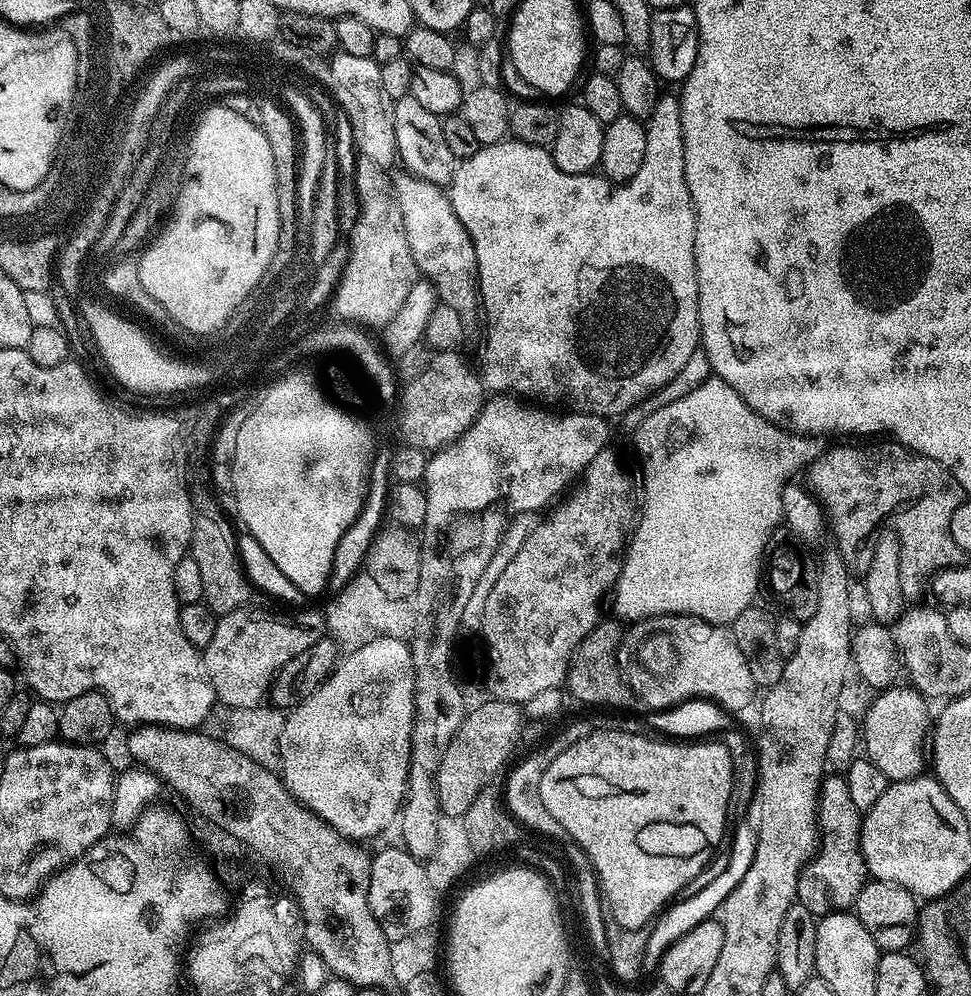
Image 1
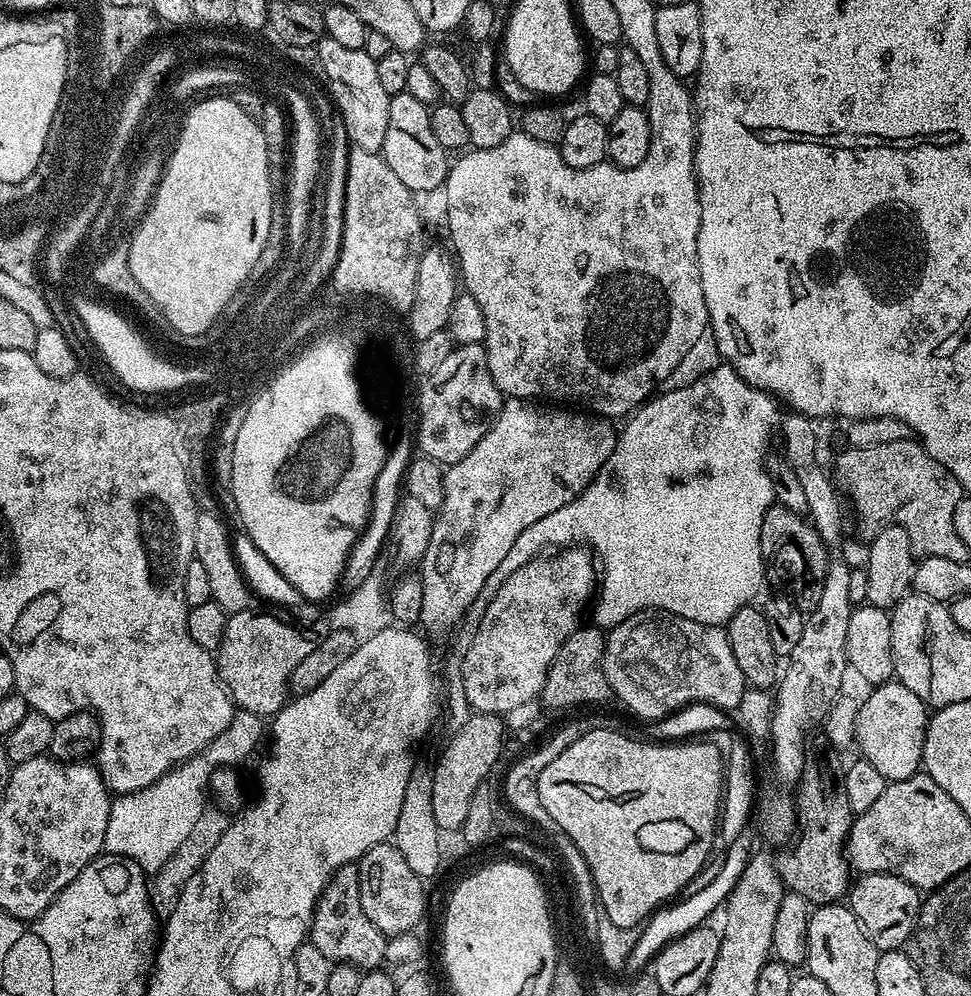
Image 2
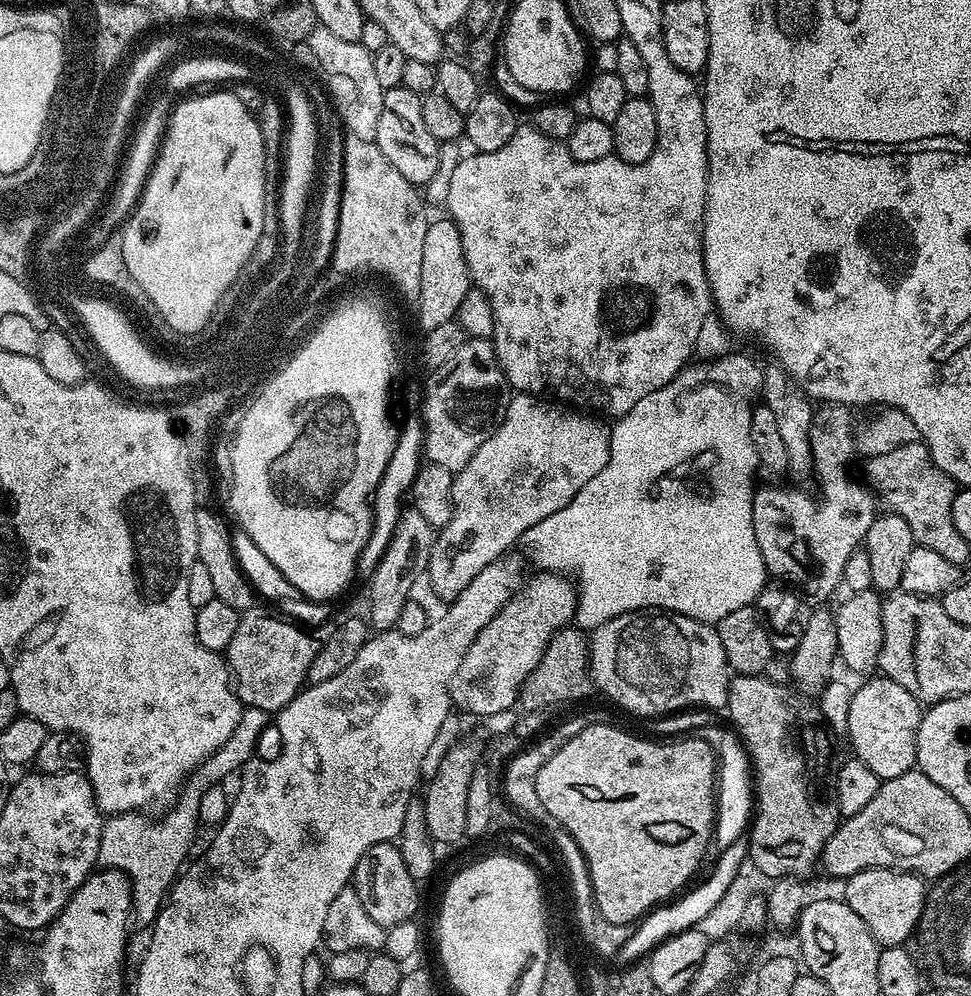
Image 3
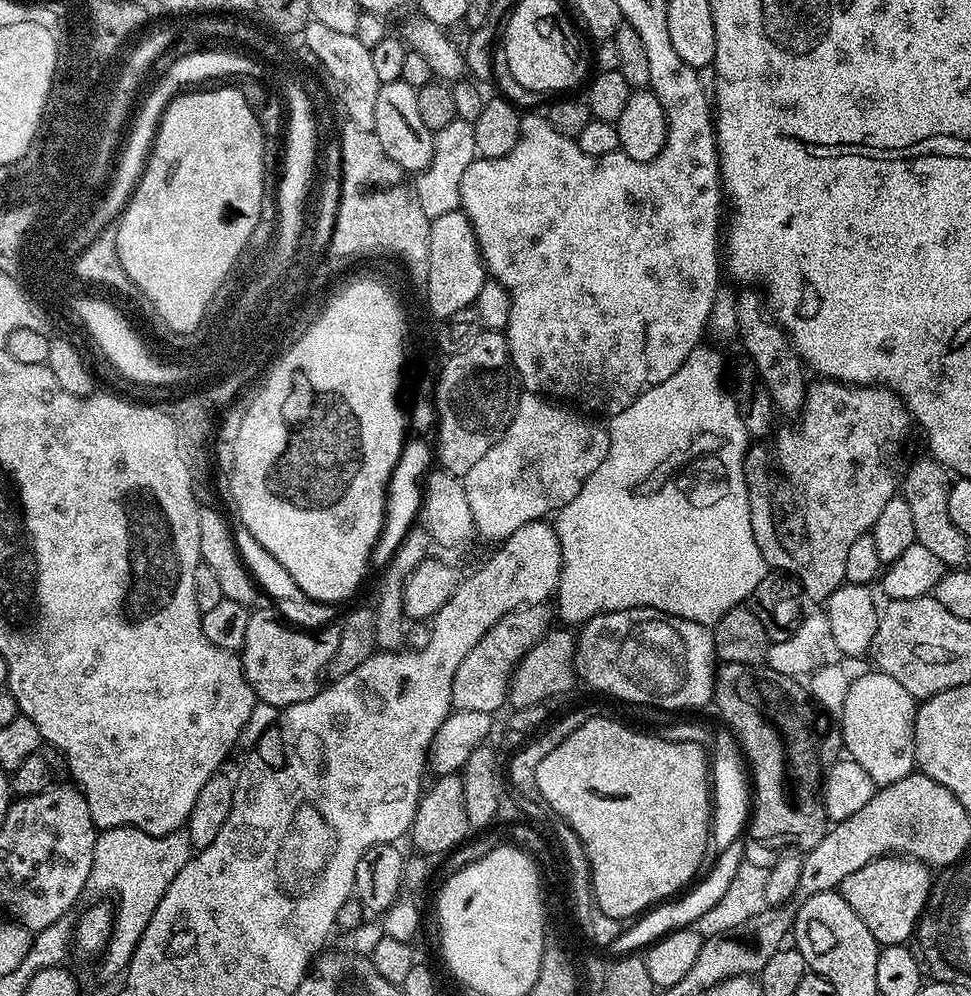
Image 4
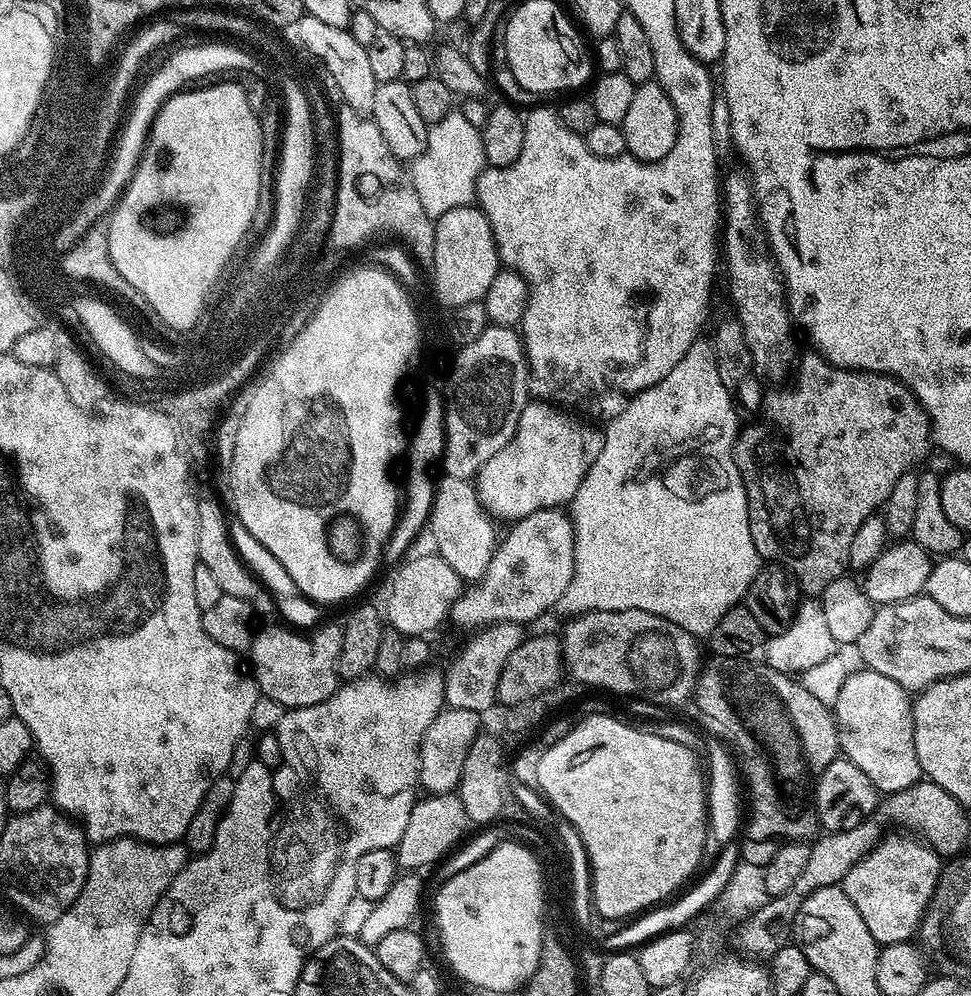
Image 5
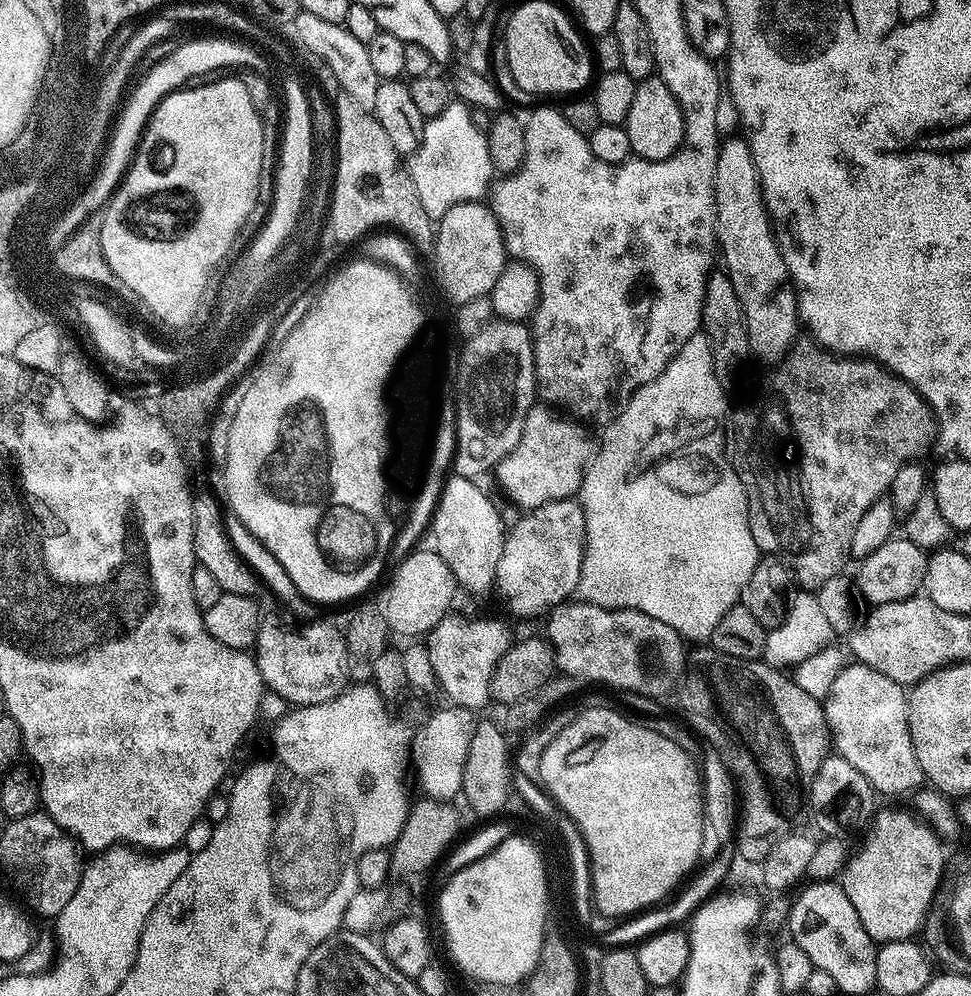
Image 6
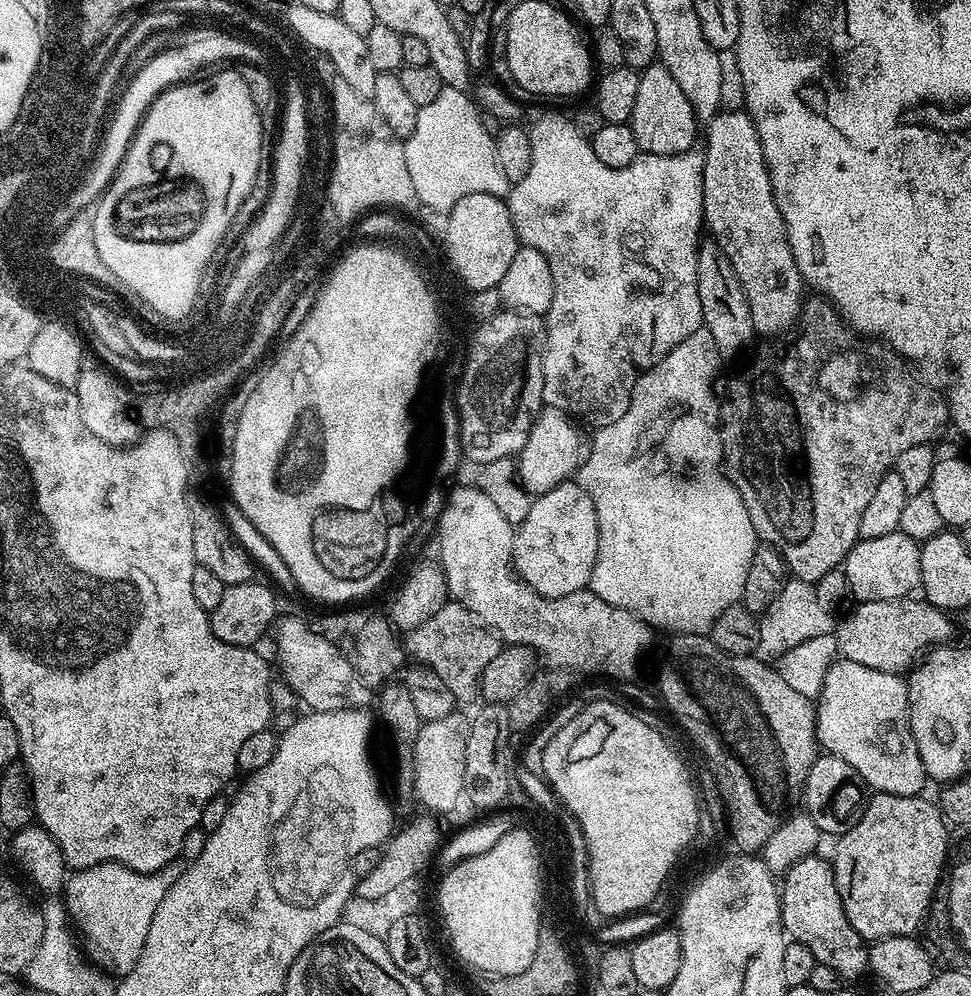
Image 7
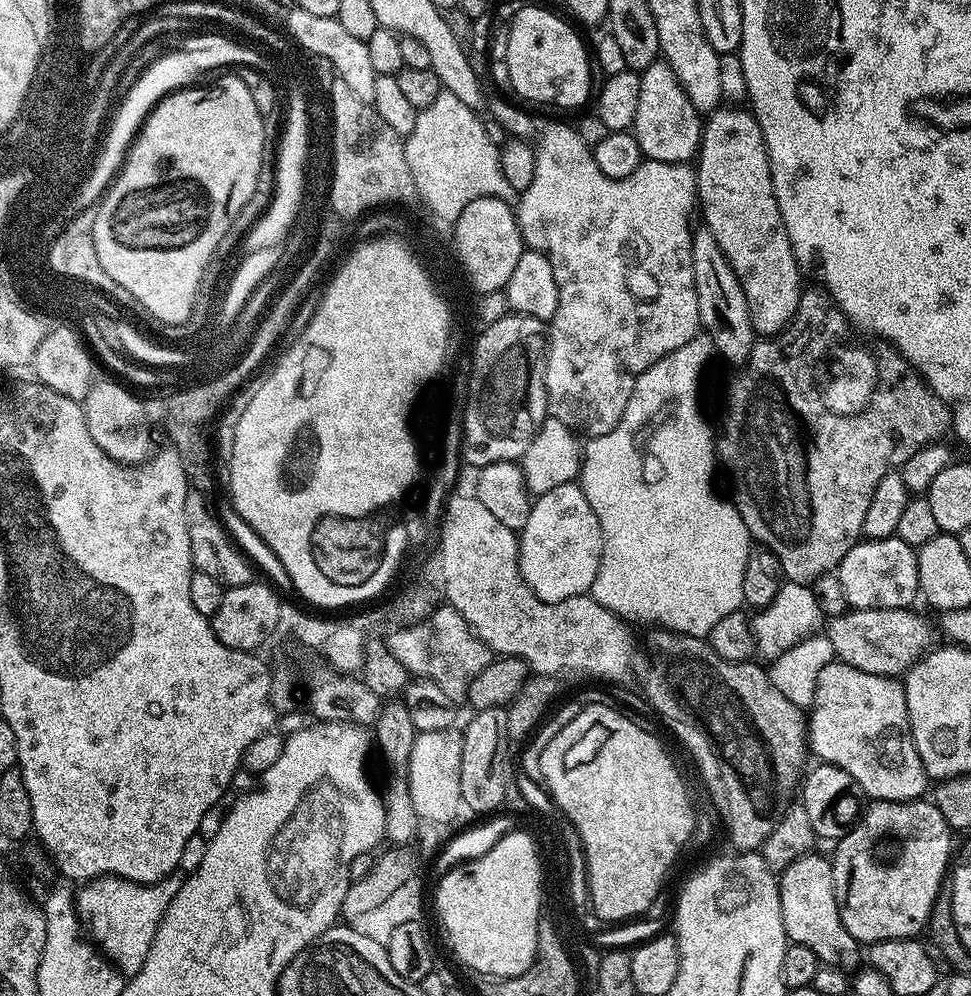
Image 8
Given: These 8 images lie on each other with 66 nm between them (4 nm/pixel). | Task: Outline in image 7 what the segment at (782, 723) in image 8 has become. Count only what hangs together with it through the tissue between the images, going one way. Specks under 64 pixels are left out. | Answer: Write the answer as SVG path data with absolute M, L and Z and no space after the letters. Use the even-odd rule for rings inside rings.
M754 654L739 656L736 667L740 676L745 676L752 688L756 688L756 695L760 696L761 704L764 704L773 728L776 728L776 735L780 736L780 744L784 744L784 755L788 756L788 776L792 776L792 784L796 784L796 792L792 794L792 798L799 803L803 799L806 778L820 755L815 701L799 694L798 690L791 689L783 681L777 667L762 661Z

